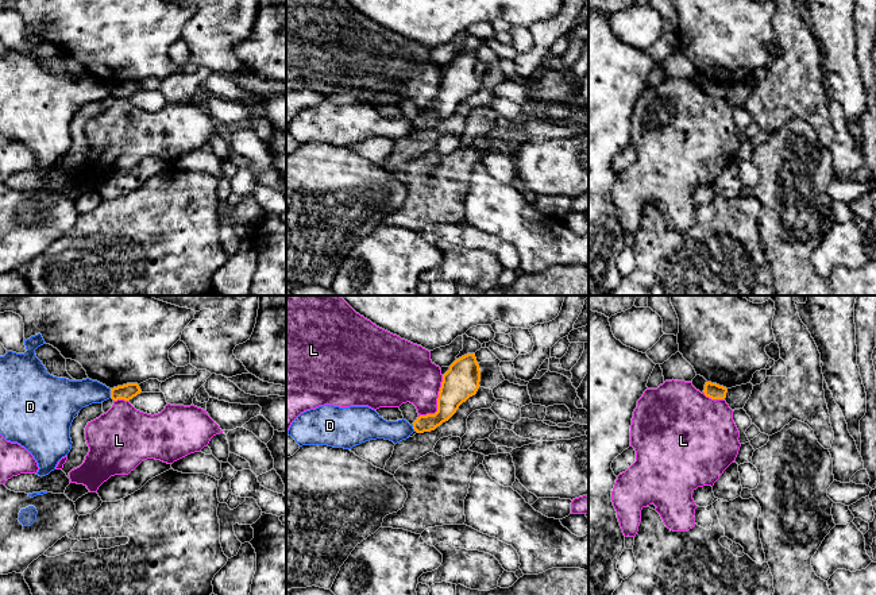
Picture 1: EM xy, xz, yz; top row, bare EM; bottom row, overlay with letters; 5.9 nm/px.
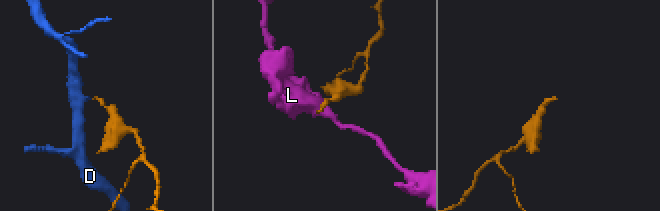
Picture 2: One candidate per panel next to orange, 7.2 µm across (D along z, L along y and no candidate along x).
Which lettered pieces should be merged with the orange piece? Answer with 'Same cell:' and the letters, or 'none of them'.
Same cell: none of them

